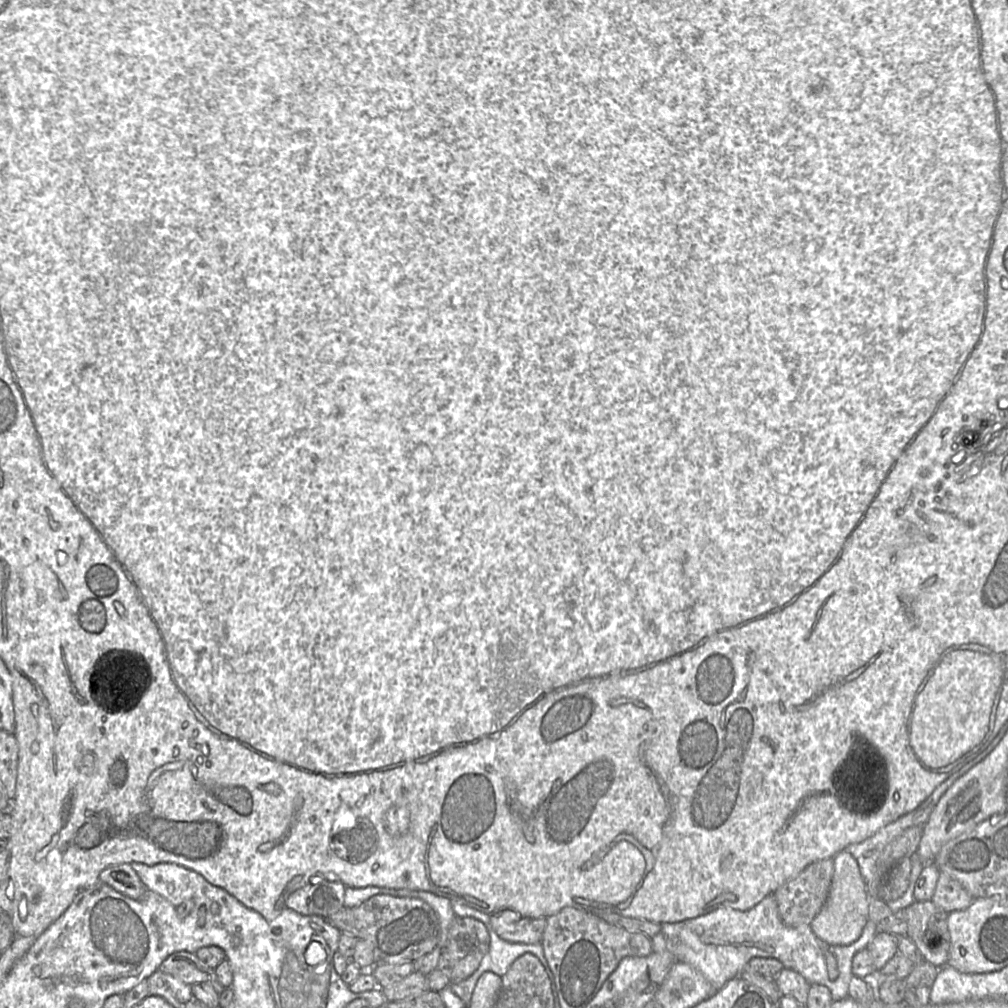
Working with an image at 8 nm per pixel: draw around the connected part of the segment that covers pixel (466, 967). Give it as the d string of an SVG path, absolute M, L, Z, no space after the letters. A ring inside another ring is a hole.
M456 916L448 928L437 969L447 974L451 984L461 982L478 969L489 945L489 933L482 922Z

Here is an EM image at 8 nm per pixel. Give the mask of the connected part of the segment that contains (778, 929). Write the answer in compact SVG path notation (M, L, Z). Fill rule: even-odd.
M770 894L746 911L722 907L695 918L661 924L661 932L651 938L651 945L654 952L669 951L676 961L699 971L713 985L715 991L739 977L740 973L748 968L752 958L772 957L778 959L784 968L801 974L810 985L828 987L833 1001L838 1001L848 997L849 983L853 977L854 955L865 949L876 933L876 924L868 919L856 941L849 945L829 945L813 933L810 925L791 927L784 924L776 899ZM827 955L834 957L837 962L838 976L835 979L830 979L828 975Z

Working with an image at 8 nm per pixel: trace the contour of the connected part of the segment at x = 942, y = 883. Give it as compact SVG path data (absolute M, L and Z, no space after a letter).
M939 872L932 902L946 913L968 907L974 897L962 885L944 872Z

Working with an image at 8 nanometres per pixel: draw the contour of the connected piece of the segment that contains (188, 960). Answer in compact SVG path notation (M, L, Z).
M179 951L165 959L159 971L170 974L189 984L210 983L220 995L225 987L217 980L216 973L204 965L194 953Z

